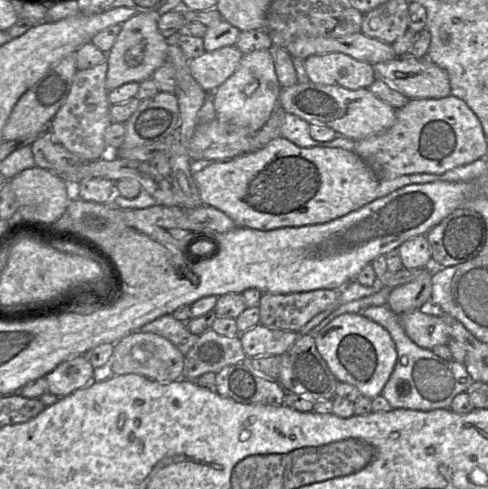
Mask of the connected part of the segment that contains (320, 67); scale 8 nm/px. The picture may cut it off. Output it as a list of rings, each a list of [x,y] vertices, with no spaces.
[[[343,53],[313,55],[304,60],[312,83],[350,90],[368,88],[376,79],[373,65]]]

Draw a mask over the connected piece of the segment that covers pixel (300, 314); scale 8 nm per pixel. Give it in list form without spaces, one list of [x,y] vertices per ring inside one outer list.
[[[318,289],[289,294],[263,293],[259,323],[272,329],[299,333],[314,316],[337,303],[338,290]]]

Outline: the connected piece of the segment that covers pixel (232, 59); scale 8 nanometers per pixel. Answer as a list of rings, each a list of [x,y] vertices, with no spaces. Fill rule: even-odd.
[[[236,46],[207,52],[189,61],[194,80],[205,92],[216,90],[236,71],[243,53]]]

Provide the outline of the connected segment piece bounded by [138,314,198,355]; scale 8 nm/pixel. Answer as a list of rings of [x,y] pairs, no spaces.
[[[172,314],[159,317],[143,325],[138,331],[166,338],[184,355],[198,340],[198,335],[188,330],[187,323],[175,319]]]

